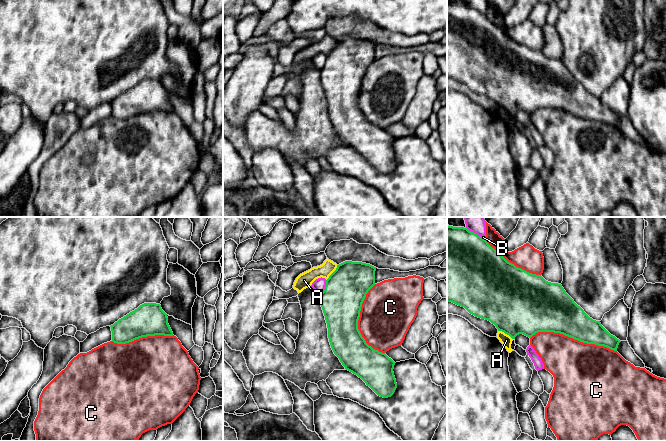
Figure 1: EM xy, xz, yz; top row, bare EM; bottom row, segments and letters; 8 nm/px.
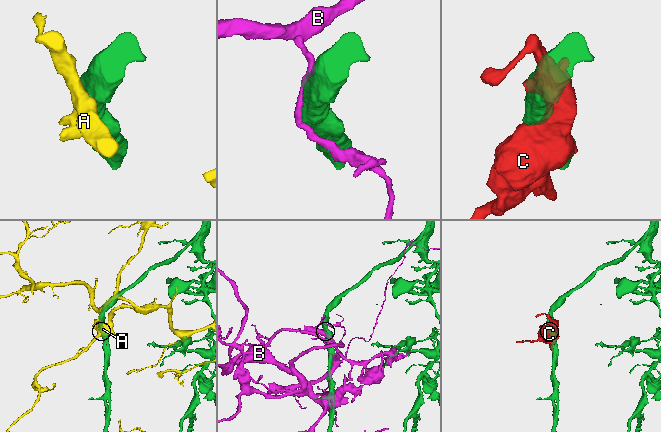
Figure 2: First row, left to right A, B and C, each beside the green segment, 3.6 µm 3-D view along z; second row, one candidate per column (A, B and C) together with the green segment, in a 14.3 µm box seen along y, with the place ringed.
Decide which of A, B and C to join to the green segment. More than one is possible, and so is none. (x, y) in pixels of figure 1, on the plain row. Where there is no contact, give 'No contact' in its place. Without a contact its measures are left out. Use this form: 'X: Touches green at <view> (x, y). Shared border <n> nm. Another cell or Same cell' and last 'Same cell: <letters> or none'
A: Touches green at yz (506, 109). Shared border 150 nm. Another cell
B: Touches green at yz (474, 9). Shared border 180 nm. Another cell
C: Touches green at yz (573, 114). Shared border 700 nm. Another cell
Same cell: none

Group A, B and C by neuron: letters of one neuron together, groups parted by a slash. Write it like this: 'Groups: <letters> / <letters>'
Groups: A / B / C

